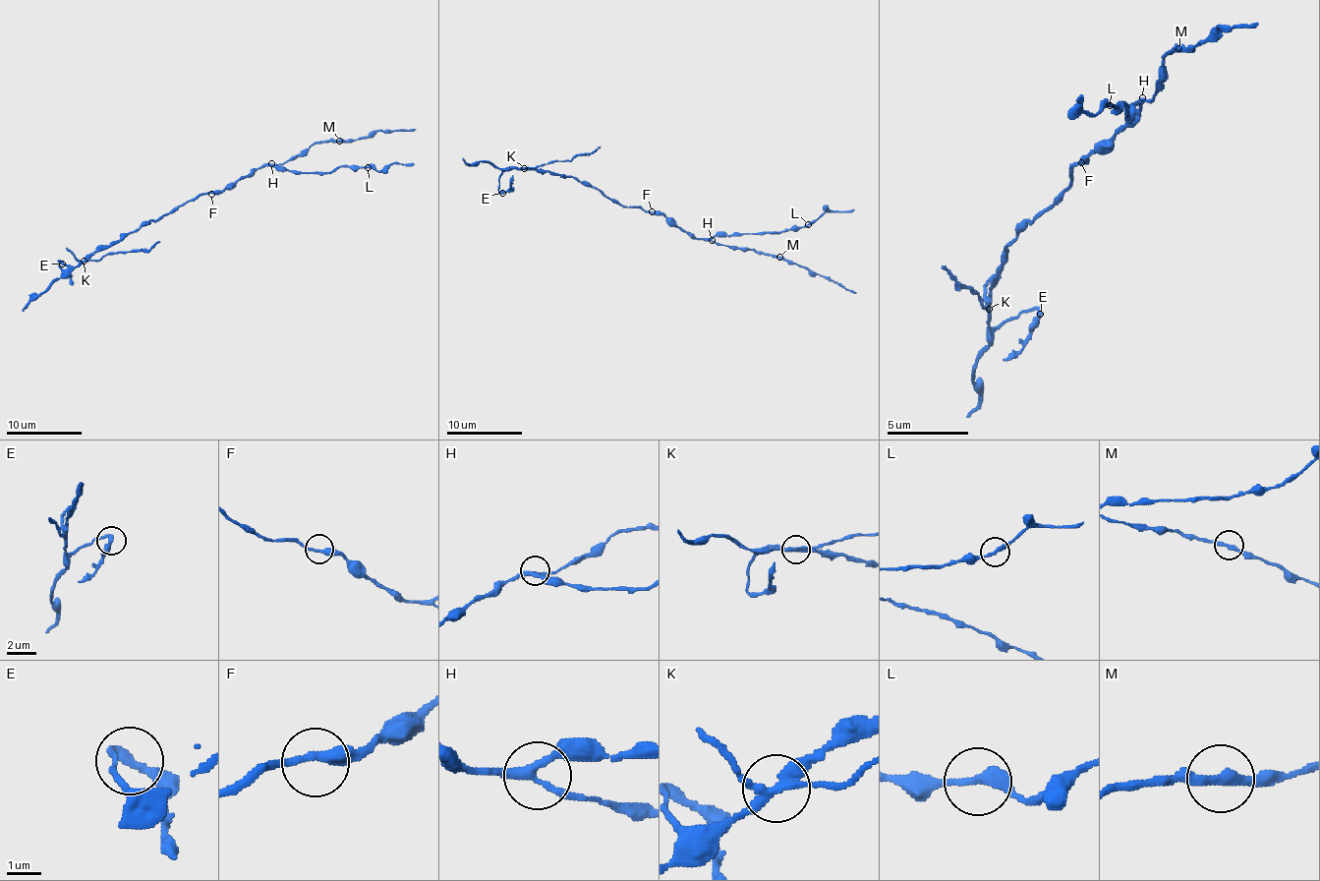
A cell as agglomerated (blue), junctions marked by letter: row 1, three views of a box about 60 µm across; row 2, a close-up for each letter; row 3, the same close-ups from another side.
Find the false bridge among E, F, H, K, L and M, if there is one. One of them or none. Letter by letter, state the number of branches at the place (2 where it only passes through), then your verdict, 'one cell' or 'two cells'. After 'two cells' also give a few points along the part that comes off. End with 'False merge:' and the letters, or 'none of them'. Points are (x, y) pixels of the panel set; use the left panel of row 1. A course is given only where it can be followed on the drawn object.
E: 2 branches meet; one cell
F: 2 branches meet; one cell
H: 3 branches meet; one cell
K: 4 branches meet; two cells; foreign part runs (83, 262), (100, 260), (115, 252), (149, 250), (160, 243)
L: 2 branches meet; one cell
M: 2 branches meet; one cell
False merge: K

